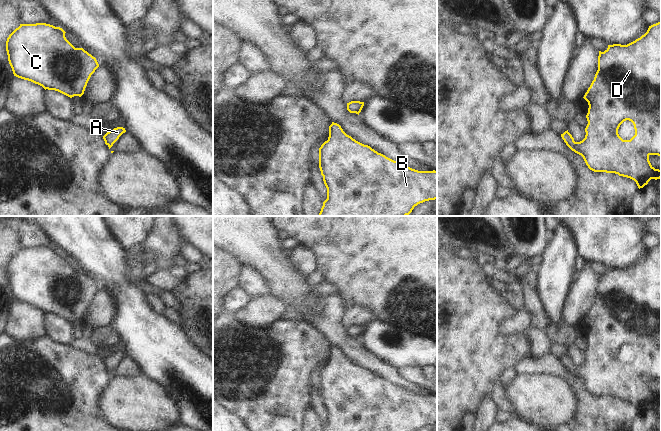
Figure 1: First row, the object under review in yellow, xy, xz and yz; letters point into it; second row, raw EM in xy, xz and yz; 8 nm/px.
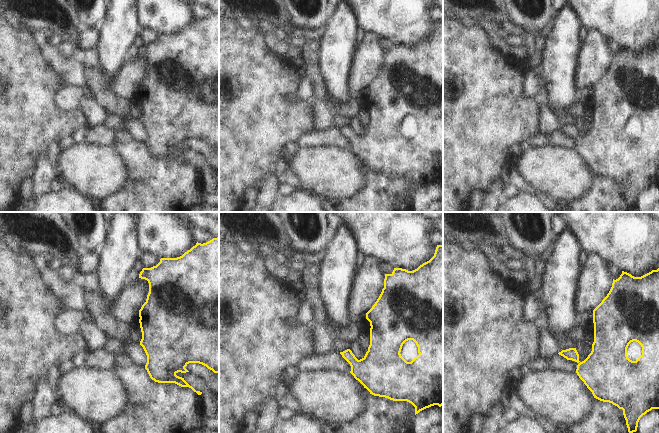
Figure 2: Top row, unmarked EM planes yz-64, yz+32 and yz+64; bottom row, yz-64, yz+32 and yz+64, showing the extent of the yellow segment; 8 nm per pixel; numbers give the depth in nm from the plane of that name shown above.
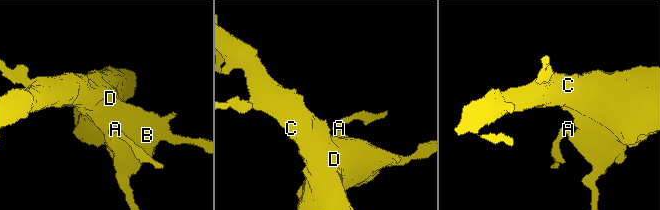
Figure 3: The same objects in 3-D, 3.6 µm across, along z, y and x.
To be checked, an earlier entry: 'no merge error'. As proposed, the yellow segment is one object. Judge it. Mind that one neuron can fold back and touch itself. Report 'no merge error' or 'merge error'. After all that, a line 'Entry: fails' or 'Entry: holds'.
no merge error
Entry: holds

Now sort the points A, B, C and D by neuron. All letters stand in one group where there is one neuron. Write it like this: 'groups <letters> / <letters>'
groups A B C D

